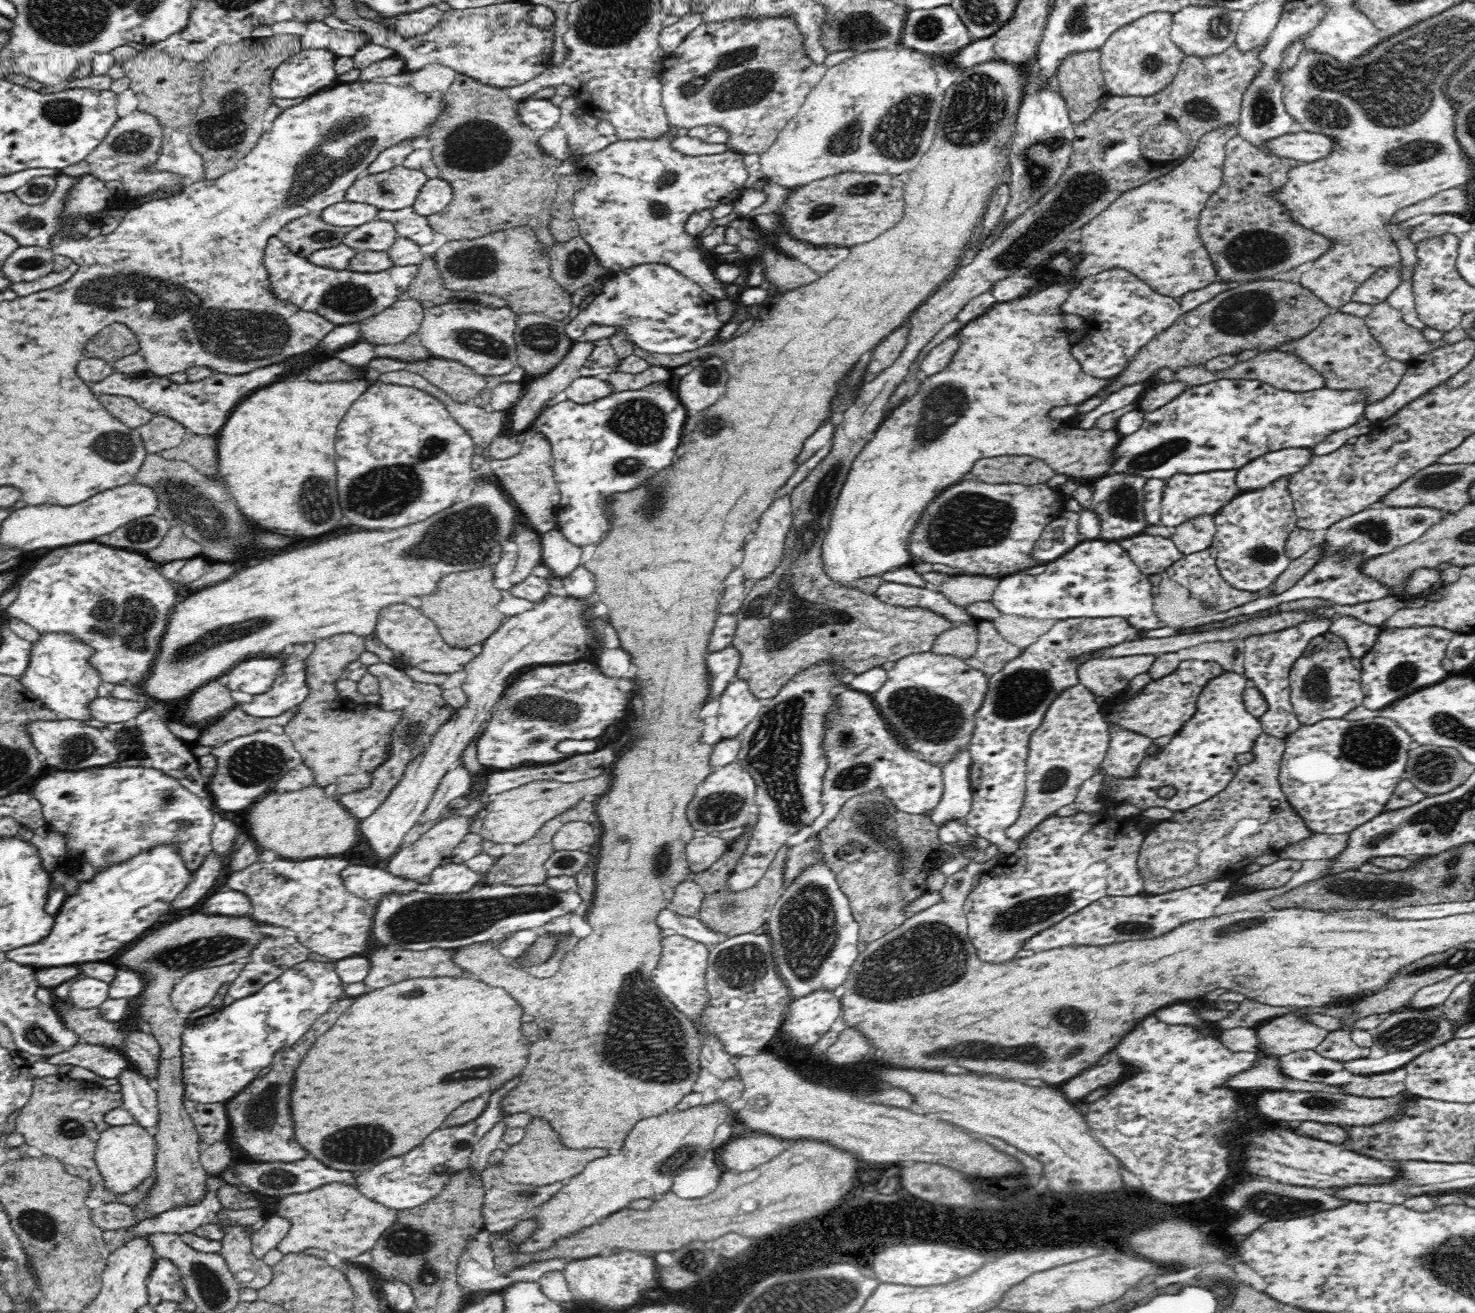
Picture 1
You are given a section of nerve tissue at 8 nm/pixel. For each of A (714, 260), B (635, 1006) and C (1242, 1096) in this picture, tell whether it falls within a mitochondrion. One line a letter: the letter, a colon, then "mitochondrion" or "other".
A: other
B: mitochondrion
C: other

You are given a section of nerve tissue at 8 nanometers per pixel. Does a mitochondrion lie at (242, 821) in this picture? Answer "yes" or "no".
no

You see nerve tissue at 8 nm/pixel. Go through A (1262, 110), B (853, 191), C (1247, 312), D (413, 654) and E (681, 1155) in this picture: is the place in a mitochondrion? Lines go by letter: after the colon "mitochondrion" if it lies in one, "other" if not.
A: mitochondrion
B: mitochondrion
C: mitochondrion
D: other
E: mitochondrion

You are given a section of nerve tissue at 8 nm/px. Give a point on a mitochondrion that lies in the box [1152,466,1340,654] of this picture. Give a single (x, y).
(1264, 555)

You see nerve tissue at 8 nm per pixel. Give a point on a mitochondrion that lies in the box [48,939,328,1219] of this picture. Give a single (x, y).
(262, 1120)

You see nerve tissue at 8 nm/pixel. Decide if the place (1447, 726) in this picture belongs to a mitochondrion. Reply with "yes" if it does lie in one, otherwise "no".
yes

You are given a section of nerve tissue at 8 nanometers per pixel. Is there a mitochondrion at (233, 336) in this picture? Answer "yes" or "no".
yes

